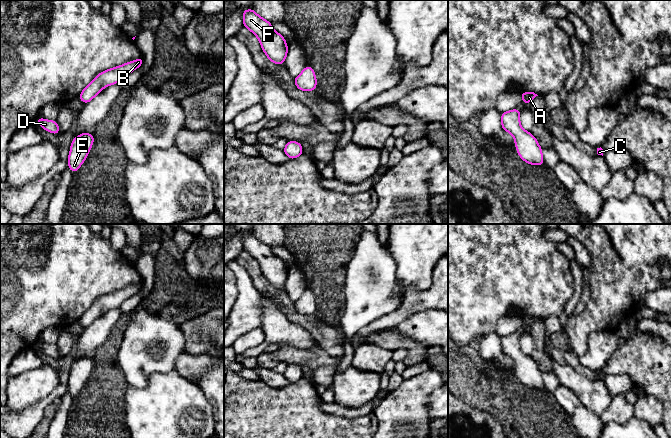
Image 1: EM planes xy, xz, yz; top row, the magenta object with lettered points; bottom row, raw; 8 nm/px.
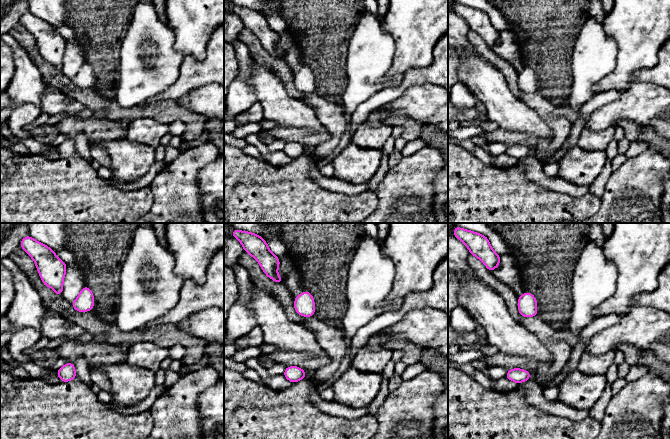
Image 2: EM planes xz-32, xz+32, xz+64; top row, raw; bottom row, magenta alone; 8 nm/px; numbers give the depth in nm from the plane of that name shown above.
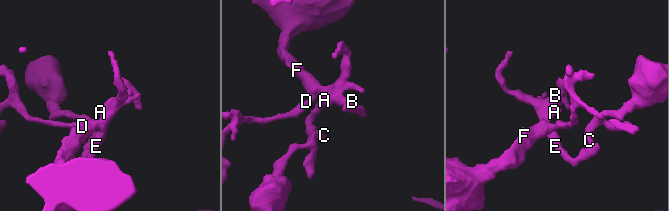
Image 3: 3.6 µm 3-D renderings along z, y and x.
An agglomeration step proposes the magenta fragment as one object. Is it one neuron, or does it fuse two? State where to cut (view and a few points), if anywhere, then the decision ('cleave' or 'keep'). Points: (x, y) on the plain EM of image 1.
no cut; keep

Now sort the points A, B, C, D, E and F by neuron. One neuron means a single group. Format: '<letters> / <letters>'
A B C D E F

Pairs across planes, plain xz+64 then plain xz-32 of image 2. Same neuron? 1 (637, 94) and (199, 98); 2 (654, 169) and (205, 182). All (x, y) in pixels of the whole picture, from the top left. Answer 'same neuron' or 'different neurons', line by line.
1: same neuron
2: different neurons

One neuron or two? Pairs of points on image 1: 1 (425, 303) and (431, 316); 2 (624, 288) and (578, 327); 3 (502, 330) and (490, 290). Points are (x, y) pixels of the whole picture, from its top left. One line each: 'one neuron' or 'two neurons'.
1: two neurons
2: one neuron
3: two neurons

